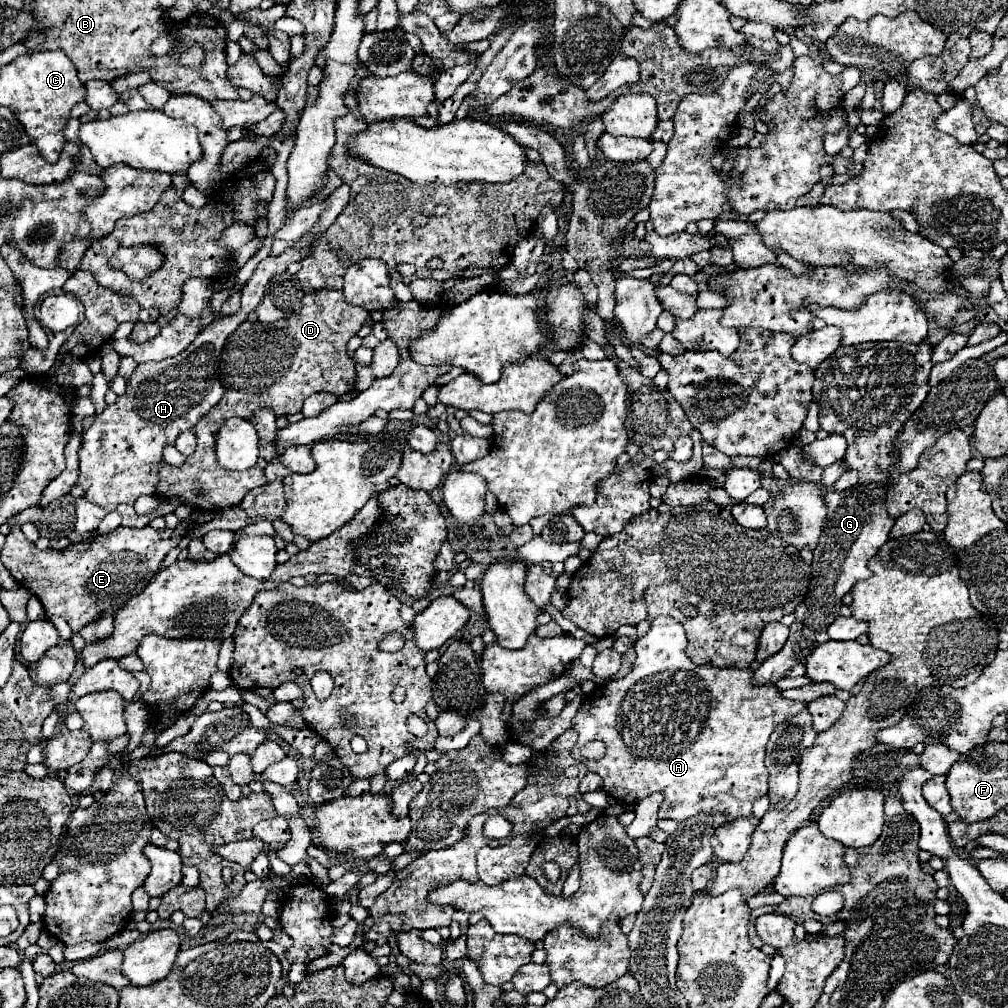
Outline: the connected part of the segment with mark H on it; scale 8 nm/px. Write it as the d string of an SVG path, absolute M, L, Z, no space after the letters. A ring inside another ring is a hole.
M341 184L327 196L327 208L321 212L319 222L303 234L295 246L289 246L279 256L269 256L259 262L249 282L243 286L241 310L231 316L221 316L207 328L203 328L197 338L173 358L161 362L143 362L135 368L133 376L127 380L127 392L117 398L115 404L107 406L99 414L93 426L83 434L83 444L79 448L79 478L77 484L85 490L85 498L95 502L105 512L117 510L119 504L133 506L139 496L153 496L159 482L159 464L163 462L163 446L173 444L181 432L191 430L199 418L203 418L225 394L219 382L219 358L225 338L237 330L241 322L247 320L249 312L255 310L263 298L265 286L271 276L287 270L291 262L299 262L311 254L319 238L335 222L337 214L349 202L349 186ZM311 236L311 240L307 240Z

